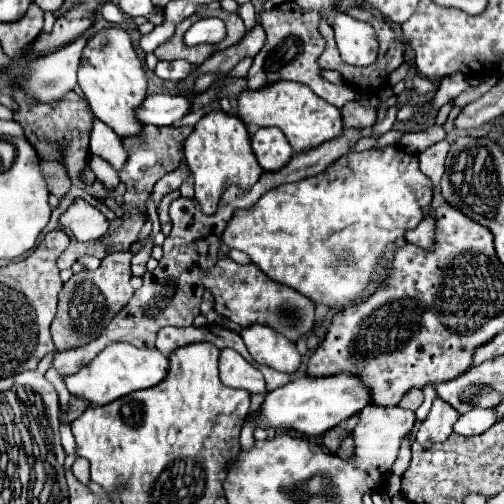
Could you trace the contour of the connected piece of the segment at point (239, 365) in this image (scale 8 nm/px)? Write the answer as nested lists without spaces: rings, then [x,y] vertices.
[[[221,350],[219,358],[219,378],[225,386],[243,388],[251,394],[265,394],[265,380],[263,374],[249,364],[239,352],[235,350]]]

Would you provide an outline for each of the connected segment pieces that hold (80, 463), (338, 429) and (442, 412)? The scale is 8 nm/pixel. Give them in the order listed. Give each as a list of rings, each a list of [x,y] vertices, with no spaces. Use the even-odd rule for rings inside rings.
[[[77,458],[75,464],[73,464],[73,468],[71,468],[71,472],[73,472],[73,476],[75,476],[79,482],[83,482],[83,484],[89,484],[89,482],[91,482],[89,462],[87,462],[85,458]]]
[[[339,424],[339,426],[335,426],[335,428],[331,428],[329,432],[323,434],[323,444],[327,446],[327,450],[329,450],[331,454],[337,454],[341,442],[343,442],[347,436],[351,436],[351,432],[345,430],[345,428]]]
[[[435,398],[431,412],[427,414],[427,418],[421,422],[419,432],[415,436],[415,440],[423,446],[429,448],[437,442],[443,442],[449,438],[449,434],[453,432],[453,424],[459,418],[457,410],[449,404],[445,404],[445,400]]]

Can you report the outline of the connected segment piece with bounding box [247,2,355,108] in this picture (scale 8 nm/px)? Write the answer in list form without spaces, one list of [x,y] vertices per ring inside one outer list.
[[[283,2],[273,10],[267,10],[261,14],[261,26],[267,32],[267,42],[259,50],[259,54],[253,58],[253,64],[247,74],[247,86],[251,90],[257,90],[265,84],[277,82],[277,80],[295,80],[301,84],[307,84],[317,96],[331,102],[333,106],[341,108],[345,102],[355,98],[353,90],[347,90],[341,84],[331,84],[321,76],[321,68],[317,64],[319,54],[325,48],[325,40],[319,34],[319,14],[317,12],[305,12],[297,8],[293,2]]]

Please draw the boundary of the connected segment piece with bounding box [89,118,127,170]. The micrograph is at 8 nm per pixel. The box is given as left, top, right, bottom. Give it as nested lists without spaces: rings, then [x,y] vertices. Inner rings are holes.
[[[99,118],[93,120],[89,146],[91,146],[91,154],[105,158],[115,170],[119,170],[127,160],[127,152],[121,144],[121,138],[115,134],[115,130],[111,126],[101,122]]]

